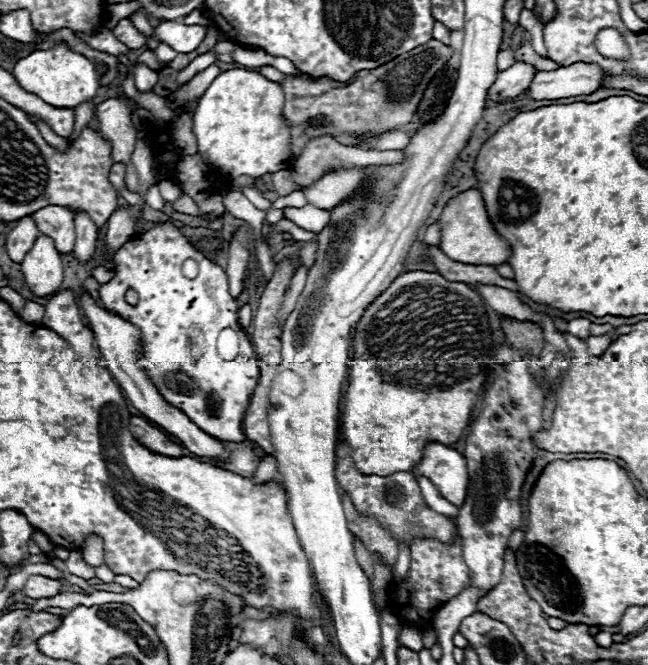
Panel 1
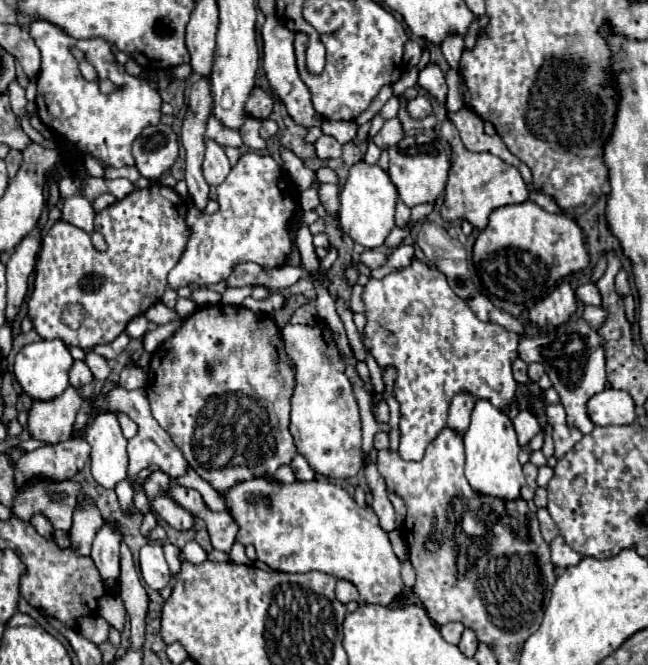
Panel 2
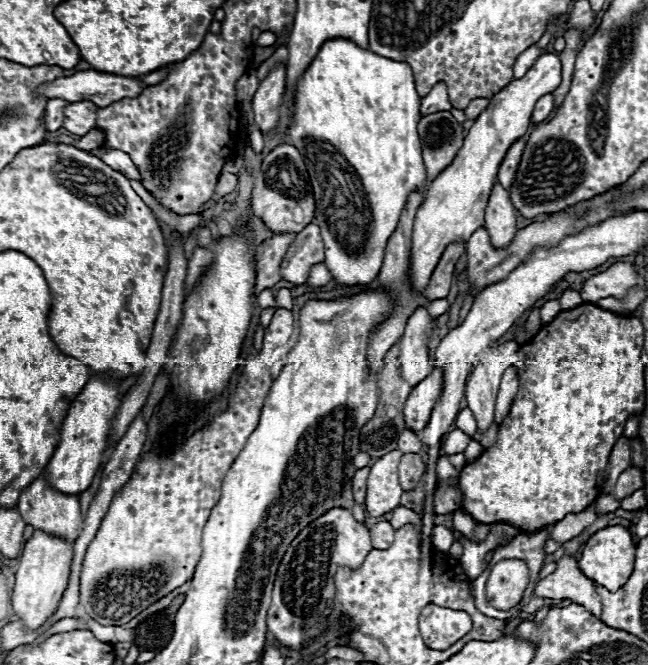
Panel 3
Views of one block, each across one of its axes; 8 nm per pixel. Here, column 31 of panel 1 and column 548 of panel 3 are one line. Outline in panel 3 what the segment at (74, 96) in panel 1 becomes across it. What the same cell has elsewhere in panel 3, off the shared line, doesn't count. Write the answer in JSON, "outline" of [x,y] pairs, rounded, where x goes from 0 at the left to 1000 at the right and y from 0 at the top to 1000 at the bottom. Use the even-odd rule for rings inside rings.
{"outline":[[[836,81],[827,96],[812,108],[809,117],[790,120],[778,135],[759,144],[756,159],[735,177],[731,189],[722,195],[716,208],[716,220],[710,223],[701,244],[676,262],[676,268],[660,280],[654,304],[648,307],[639,331],[636,349],[636,373],[633,373],[633,430],[636,439],[654,439],[660,430],[660,418],[673,403],[685,373],[694,364],[719,361],[747,340],[744,316],[750,313],[753,295],[765,274],[769,250],[781,235],[781,226],[793,211],[812,202],[815,183],[824,165],[824,156],[833,144],[849,141],[864,126],[864,87],[855,81]]]}

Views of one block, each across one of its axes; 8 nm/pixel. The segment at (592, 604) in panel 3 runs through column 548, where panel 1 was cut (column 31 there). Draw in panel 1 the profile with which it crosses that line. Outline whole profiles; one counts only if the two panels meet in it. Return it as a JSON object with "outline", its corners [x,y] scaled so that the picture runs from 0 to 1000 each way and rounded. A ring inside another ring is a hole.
{"outline":[[[46,866],[37,878],[34,893],[51,901],[80,899],[96,890],[93,884],[96,884],[93,872],[80,872],[71,866]]]}

